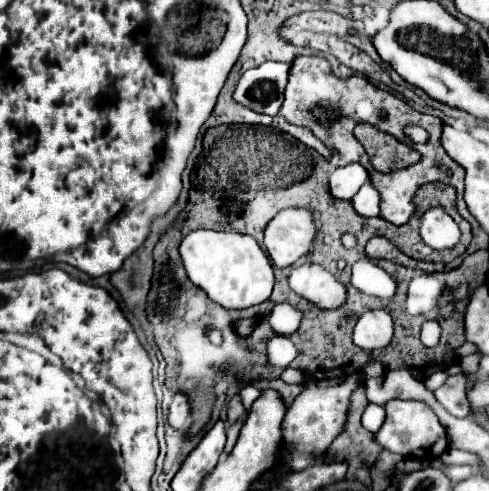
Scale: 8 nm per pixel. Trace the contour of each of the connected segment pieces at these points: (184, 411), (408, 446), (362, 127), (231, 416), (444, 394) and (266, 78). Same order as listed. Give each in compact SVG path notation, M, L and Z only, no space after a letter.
M178 391L170 403L170 411L168 411L168 421L174 429L186 429L188 427L188 409L190 409L190 401L188 395L184 395L182 391Z
M388 401L386 403L386 421L380 427L380 431L374 435L374 441L382 445L384 449L392 453L400 453L404 457L418 457L418 459L430 459L432 447L442 441L442 451L444 451L444 441L446 433L444 427L440 425L438 415L422 401Z
M360 123L354 129L356 139L364 145L372 165L376 171L388 173L392 159L402 159L402 143L396 141L392 135L376 129L370 123Z
M234 395L234 397L230 399L230 403L228 403L228 425L240 421L244 415L246 415L246 411L244 411L244 407L242 407L240 395Z
M454 375L454 377L448 377L446 383L434 391L434 397L454 417L466 417L468 415L468 399L466 399L464 389L466 389L464 375Z
M266 61L248 69L236 85L234 101L256 113L276 115L284 103L288 69L290 65L278 61Z

